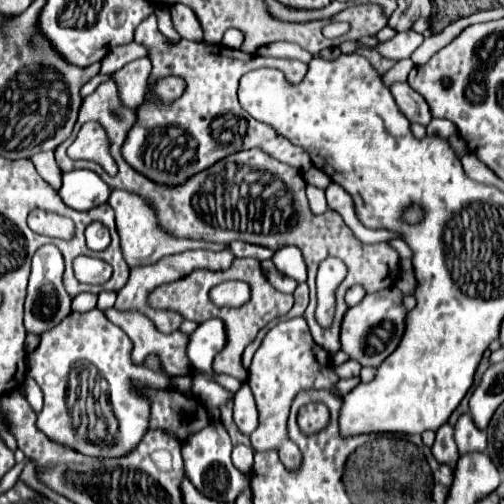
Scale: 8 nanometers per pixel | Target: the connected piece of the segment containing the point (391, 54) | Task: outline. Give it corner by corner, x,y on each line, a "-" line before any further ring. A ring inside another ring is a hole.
405,31
405,33
397,33
393,39
379,43
377,51
385,57
385,59
393,59
393,61
401,61
407,59
419,45
423,43
423,37
415,31

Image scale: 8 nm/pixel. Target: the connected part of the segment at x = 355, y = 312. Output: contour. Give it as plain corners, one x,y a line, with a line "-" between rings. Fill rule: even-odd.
395,287
391,293
393,295
383,295
383,291
377,291
365,295
359,305
347,309
341,321
341,351
347,353
349,359
361,363
361,367
379,367
401,341
405,327
405,309
401,305
403,293

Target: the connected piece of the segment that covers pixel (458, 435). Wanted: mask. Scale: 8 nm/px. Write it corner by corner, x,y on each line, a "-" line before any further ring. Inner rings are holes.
461,415
457,425
455,425
455,441
459,447
459,453
469,453
469,451
483,451
487,447
487,435
481,431
471,415

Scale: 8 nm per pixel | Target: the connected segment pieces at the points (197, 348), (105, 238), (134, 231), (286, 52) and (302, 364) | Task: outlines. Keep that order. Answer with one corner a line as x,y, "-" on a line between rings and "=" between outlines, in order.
209,319
205,323
201,323
191,335
189,335
189,343
187,343
187,357
189,361
203,369
207,375
213,373
211,369
211,361
213,357
223,349
225,343
225,331
223,331
223,323
219,319
=
91,223
85,229
84,234
85,239
87,239
87,247
94,251
103,251
111,241
109,231
101,223
=
115,189
109,195
109,205
115,211
115,223
117,223
117,233
121,237
121,251
123,251
123,259
127,261
127,265
133,267
145,267
151,265
155,261
159,261
165,255
173,255
173,253
181,253
187,249
223,249
223,245
215,245
215,243
207,243
207,241
189,241
189,239
175,239
169,237
167,233
163,233
157,227
157,219
153,209
135,193
129,191
121,191
=
269,43
267,47
259,49
261,57
281,57
281,59
297,59
303,63
309,63
313,59
311,53
307,53
305,49
301,49
295,43
=
303,317
291,319
291,321
281,321
275,325
263,339
261,347
257,349
253,363
248,370
247,382
255,403
259,411
259,427
250,435
250,442
255,451
267,451
267,449
277,449
281,461
289,471
297,471
303,455
299,447
289,441
287,437
287,415
291,401
295,395
301,391
311,391
311,389
333,389
333,383
337,381
337,375
331,369
331,359
329,353
323,351
309,333
309,327

